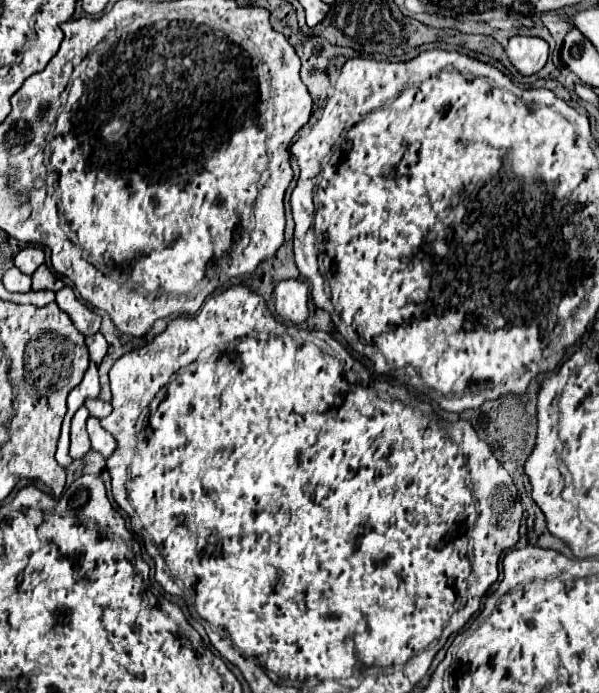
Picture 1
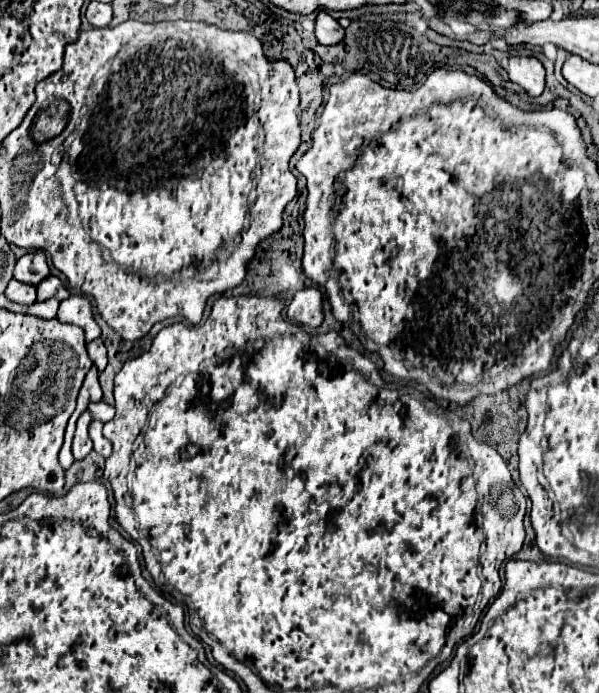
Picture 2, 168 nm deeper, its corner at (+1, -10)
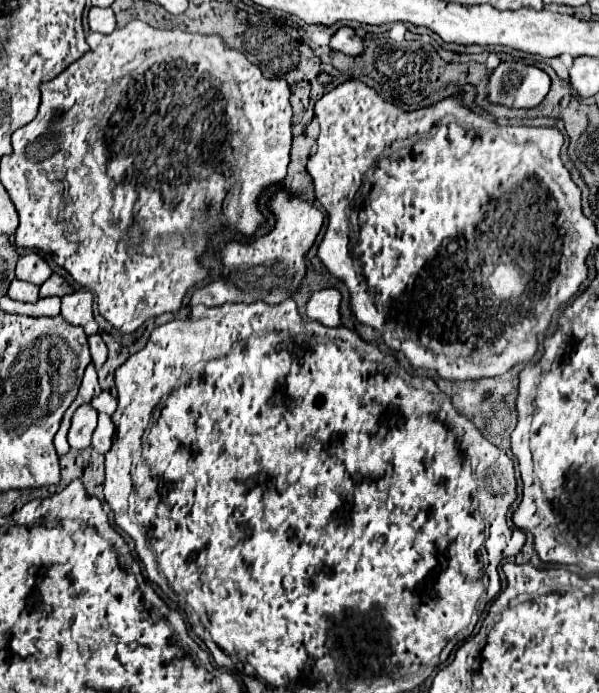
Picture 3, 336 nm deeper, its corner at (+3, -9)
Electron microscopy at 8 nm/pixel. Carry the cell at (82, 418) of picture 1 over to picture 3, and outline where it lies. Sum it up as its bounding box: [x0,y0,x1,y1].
[68,403,96,449]

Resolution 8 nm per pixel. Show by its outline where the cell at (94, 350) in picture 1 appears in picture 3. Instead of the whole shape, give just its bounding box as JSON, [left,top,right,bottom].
[88,335,108,369]

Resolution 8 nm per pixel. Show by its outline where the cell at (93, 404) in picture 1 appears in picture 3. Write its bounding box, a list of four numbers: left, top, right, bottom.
[90,391,118,415]

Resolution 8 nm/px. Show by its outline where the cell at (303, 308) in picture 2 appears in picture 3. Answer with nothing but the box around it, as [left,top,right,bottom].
[306,289,342,327]

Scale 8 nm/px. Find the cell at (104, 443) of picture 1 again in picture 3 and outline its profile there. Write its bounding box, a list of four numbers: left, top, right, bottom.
[92,413,114,453]

